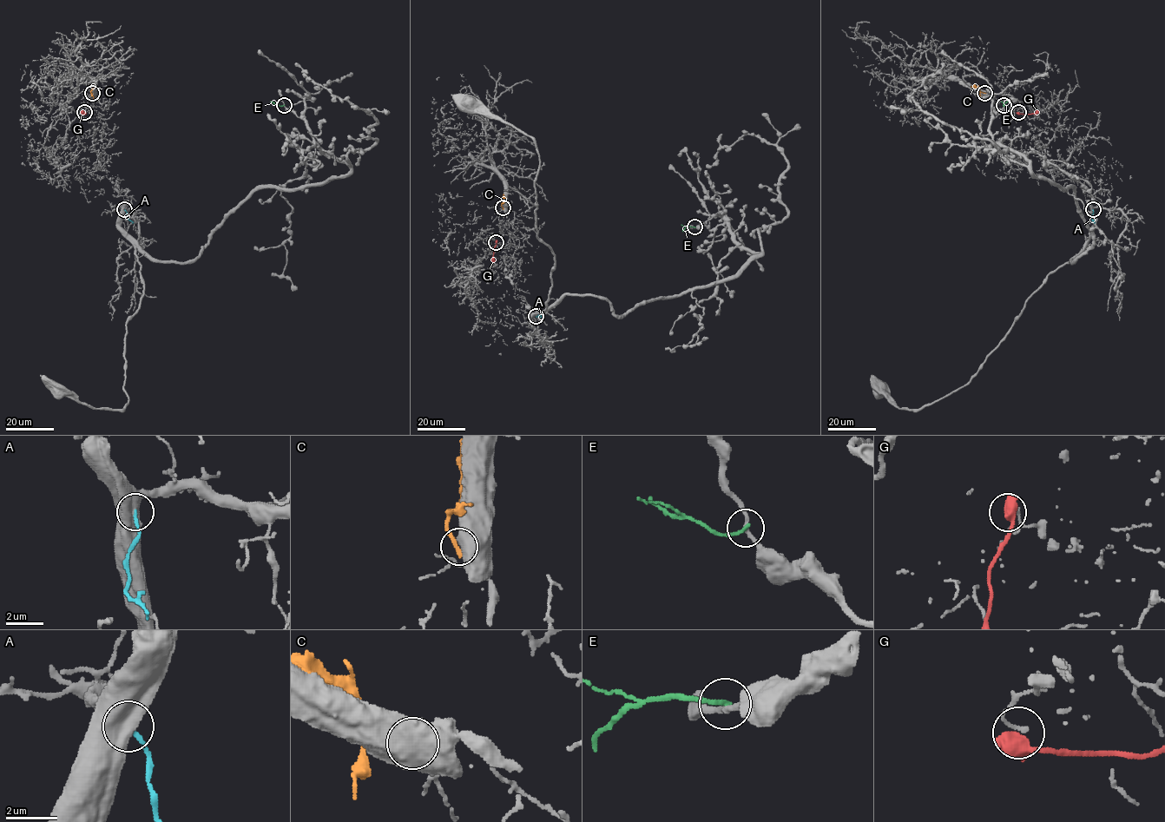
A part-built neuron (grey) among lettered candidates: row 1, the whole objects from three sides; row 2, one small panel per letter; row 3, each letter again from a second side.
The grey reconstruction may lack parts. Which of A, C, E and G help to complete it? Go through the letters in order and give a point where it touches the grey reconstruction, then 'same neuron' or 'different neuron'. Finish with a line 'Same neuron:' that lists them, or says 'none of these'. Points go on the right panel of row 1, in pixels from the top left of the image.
A: contact (1093, 209); same neuron
C: contact (984, 93); different neuron
E: contact (1003, 105); different neuron
G: contact (1018, 112); different neuron
Same neuron: A

